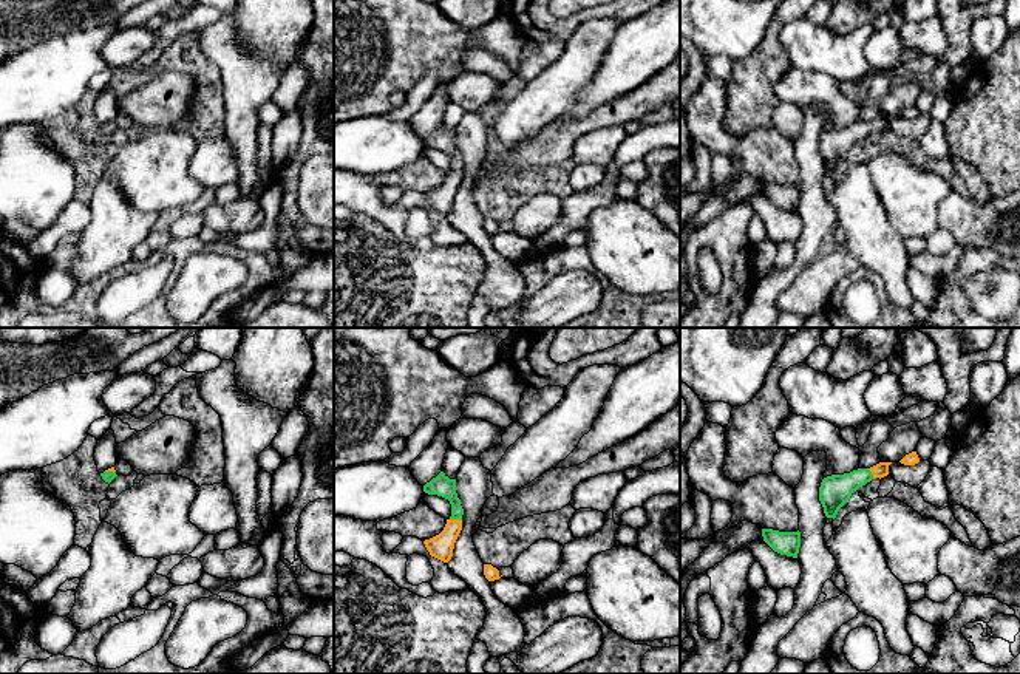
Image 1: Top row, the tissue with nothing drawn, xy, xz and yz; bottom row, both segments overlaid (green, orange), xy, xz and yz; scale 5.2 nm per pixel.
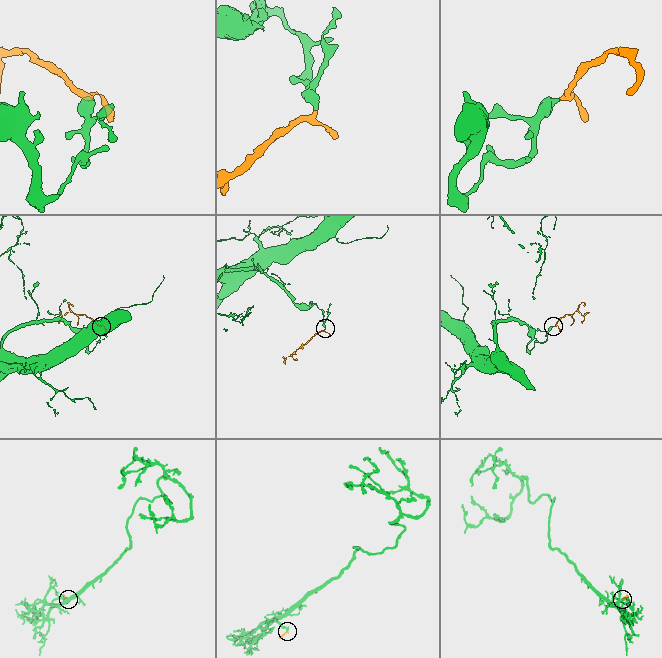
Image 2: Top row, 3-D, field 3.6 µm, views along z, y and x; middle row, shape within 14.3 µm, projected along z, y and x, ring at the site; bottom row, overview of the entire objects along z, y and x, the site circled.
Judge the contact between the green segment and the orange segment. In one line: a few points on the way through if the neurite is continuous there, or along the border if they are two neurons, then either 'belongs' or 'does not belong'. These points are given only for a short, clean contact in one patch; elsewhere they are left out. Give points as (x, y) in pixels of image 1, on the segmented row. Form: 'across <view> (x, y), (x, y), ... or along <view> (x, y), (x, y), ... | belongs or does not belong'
across xz (442, 486), (455, 501), (456, 518), (441, 546) | belongs

